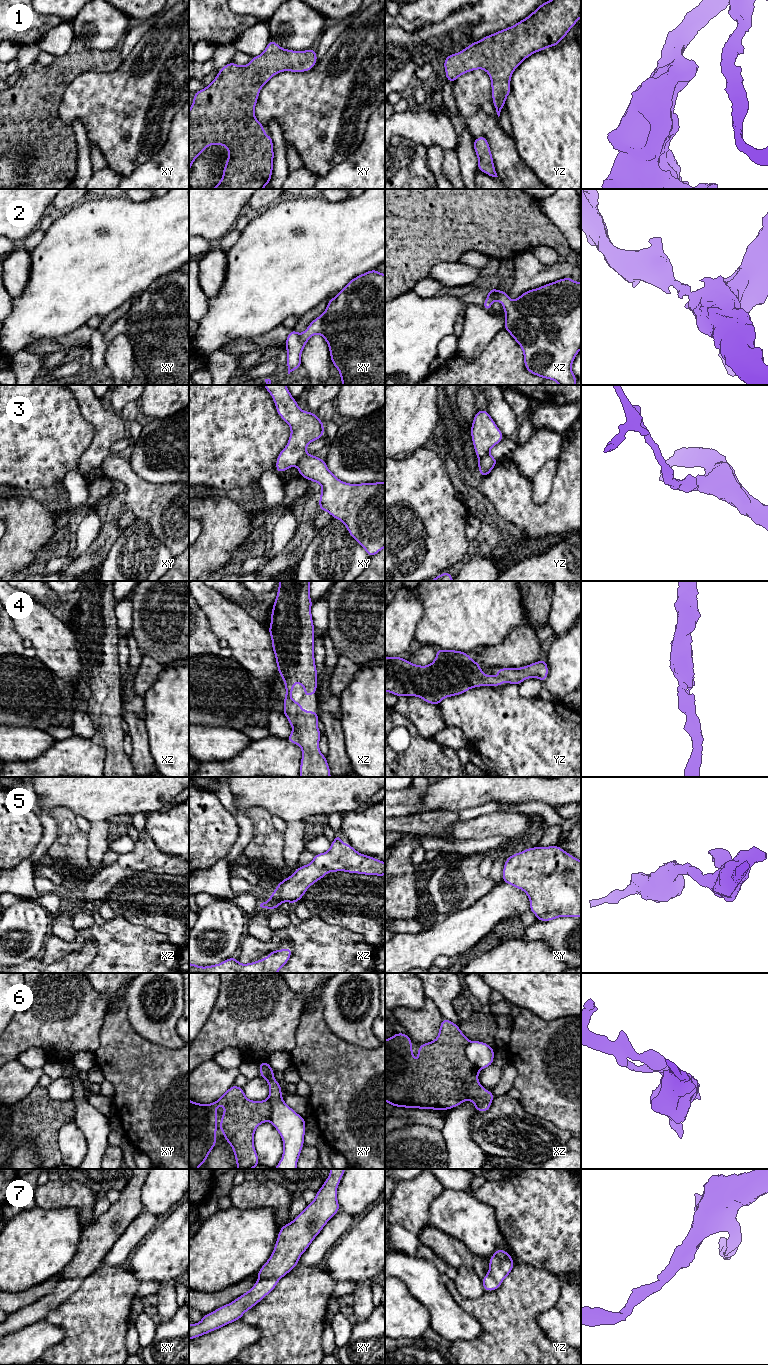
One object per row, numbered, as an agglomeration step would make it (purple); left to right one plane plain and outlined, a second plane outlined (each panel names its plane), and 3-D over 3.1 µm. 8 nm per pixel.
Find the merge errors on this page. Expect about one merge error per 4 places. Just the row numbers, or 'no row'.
3, 6

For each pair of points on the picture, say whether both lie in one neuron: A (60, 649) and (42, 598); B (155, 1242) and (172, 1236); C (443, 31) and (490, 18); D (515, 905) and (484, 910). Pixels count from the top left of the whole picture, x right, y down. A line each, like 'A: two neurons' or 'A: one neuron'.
A: two neurons
B: one neuron
C: one neuron
D: one neuron

